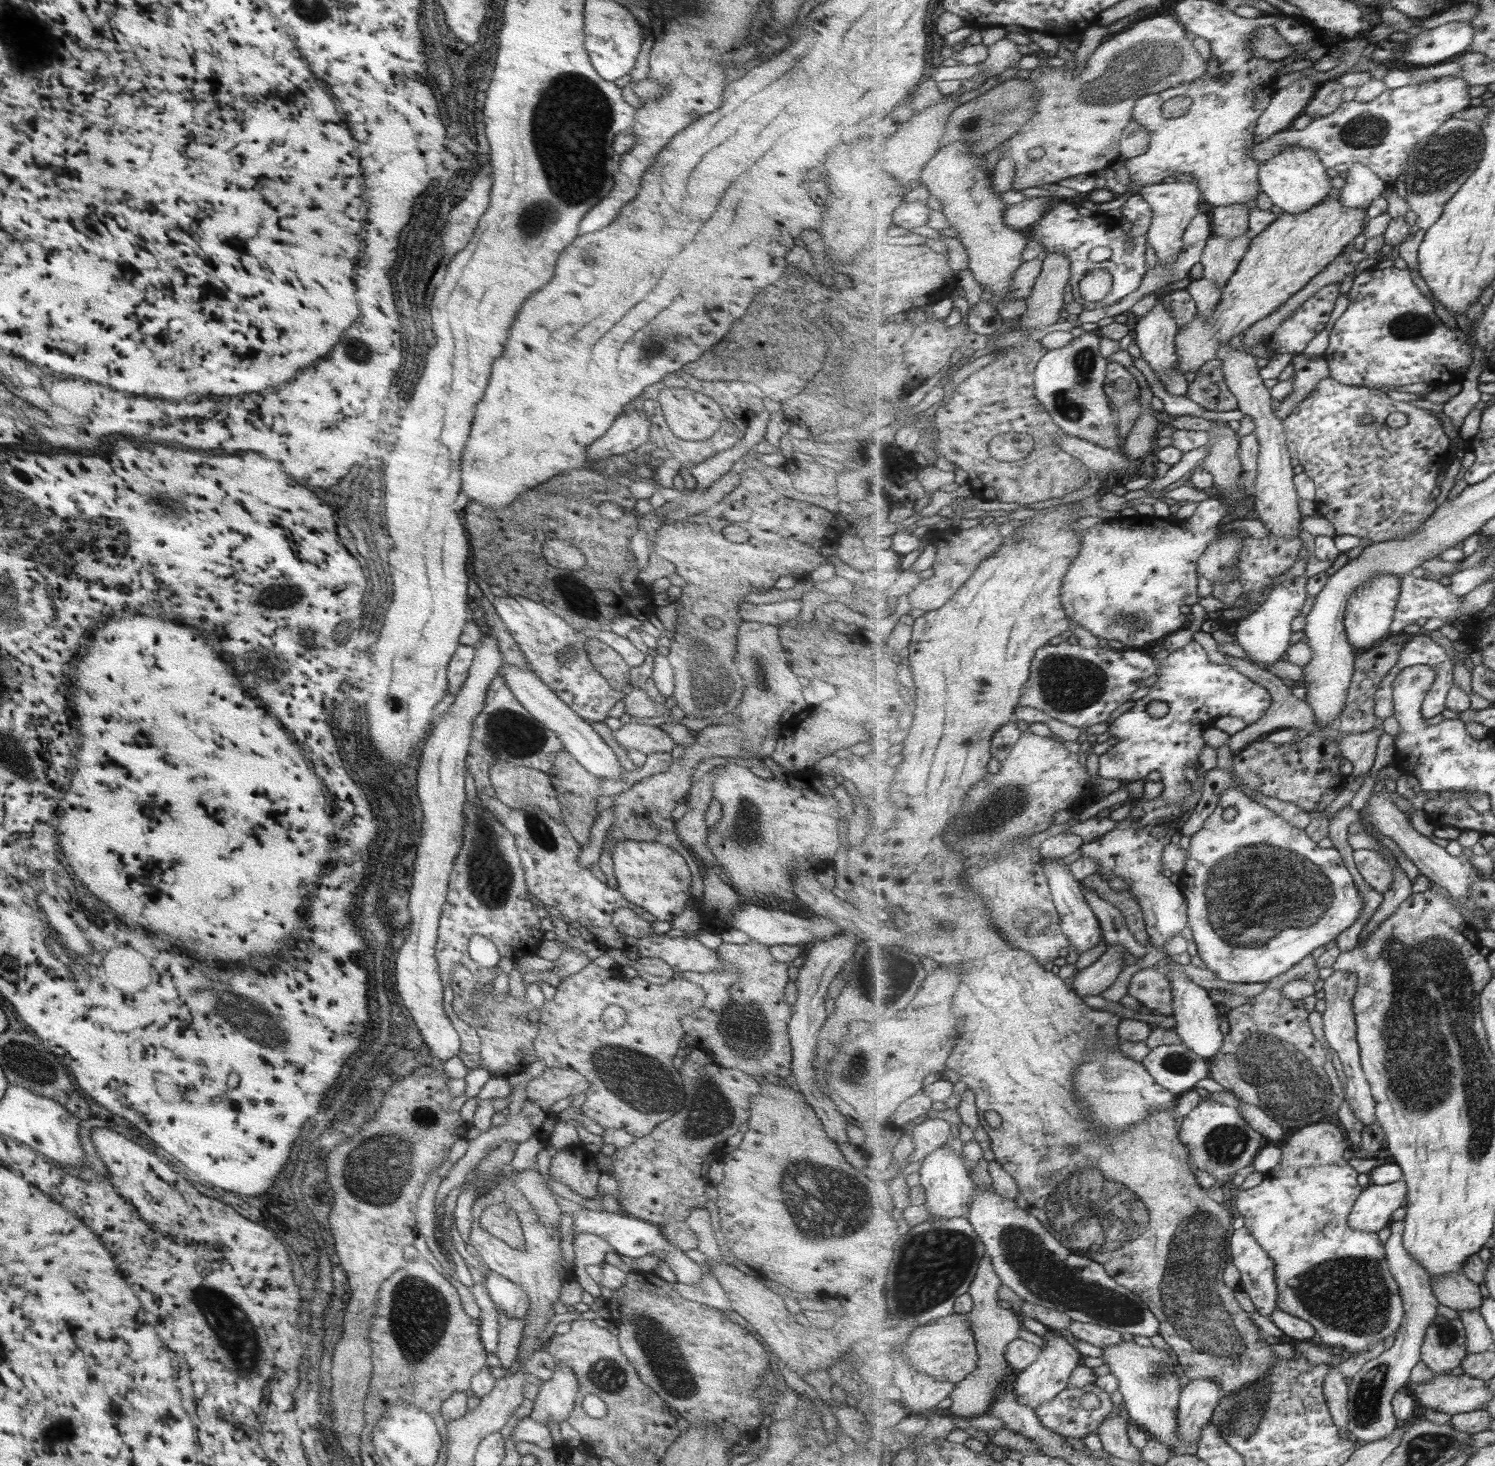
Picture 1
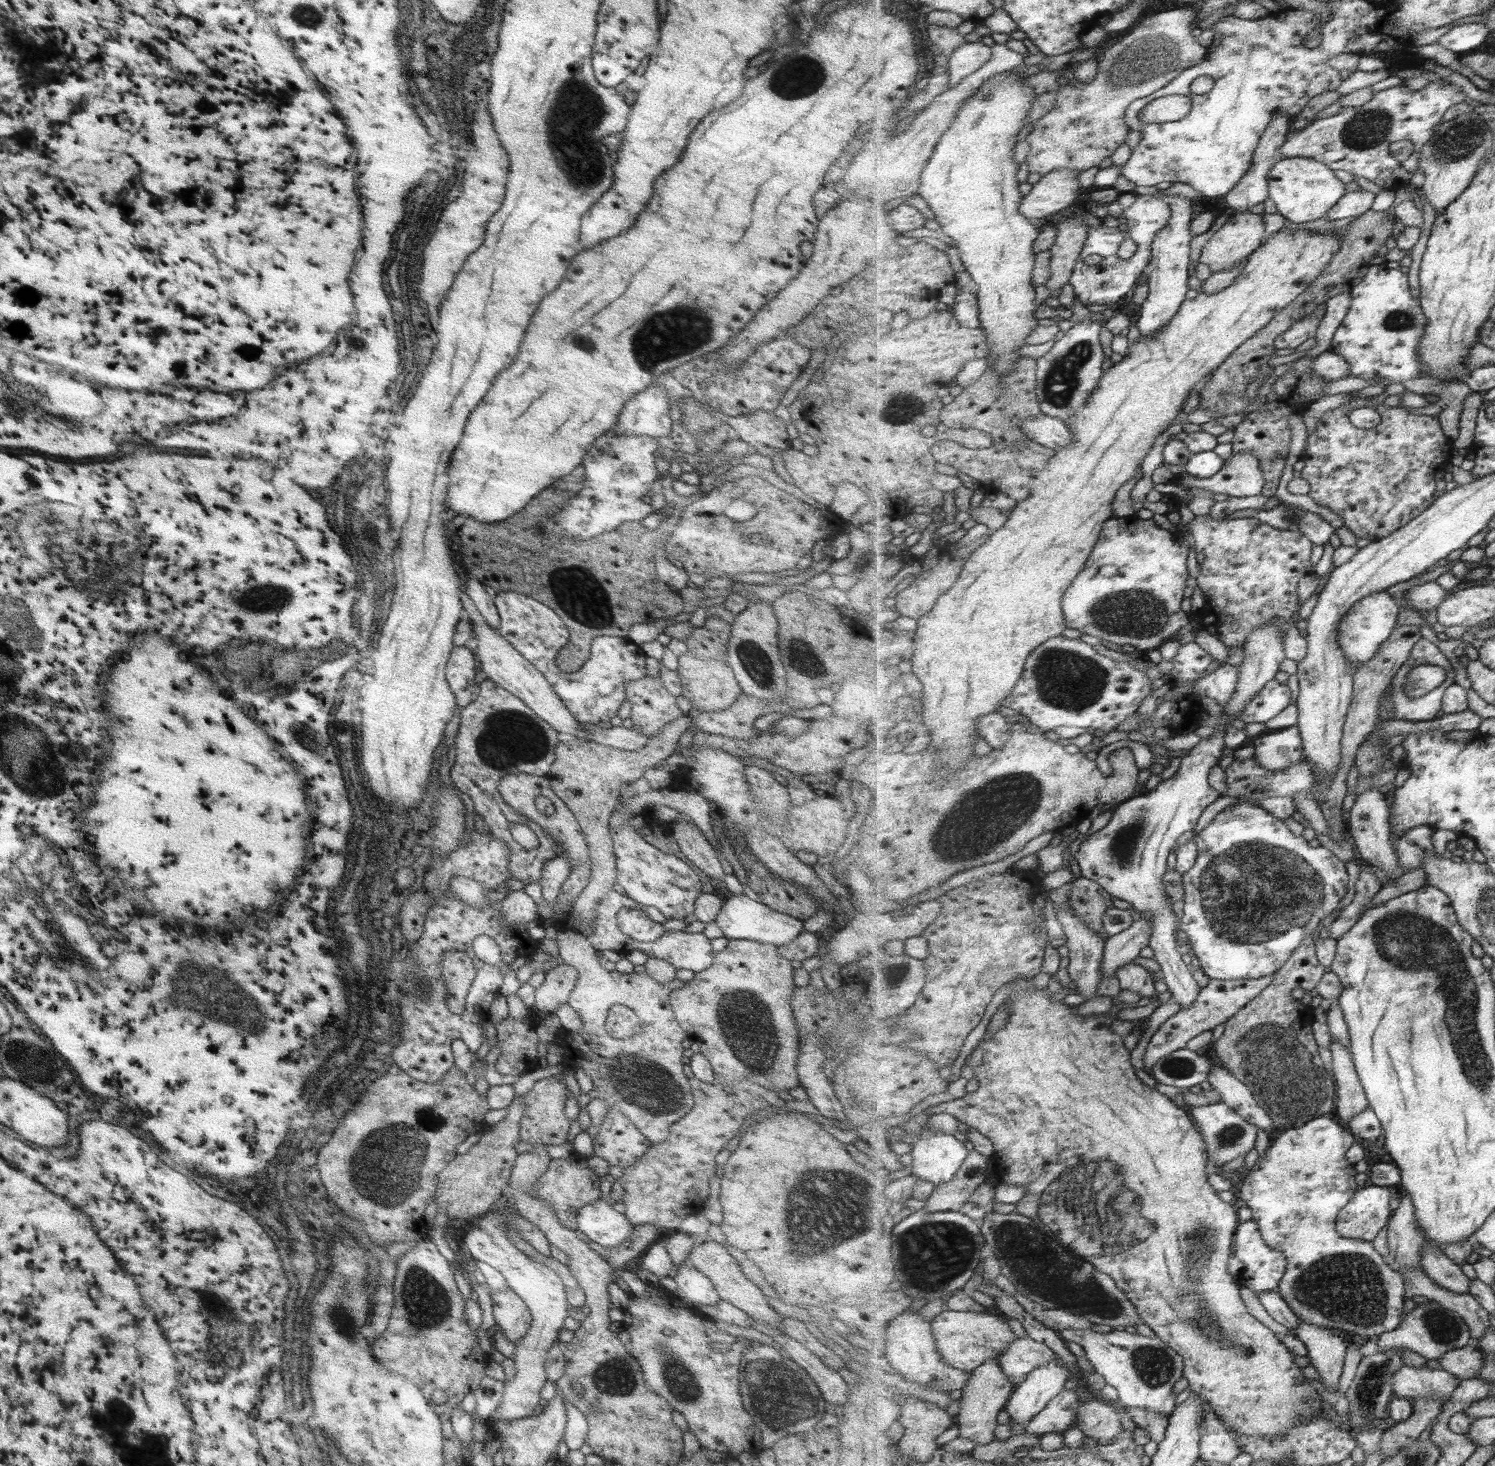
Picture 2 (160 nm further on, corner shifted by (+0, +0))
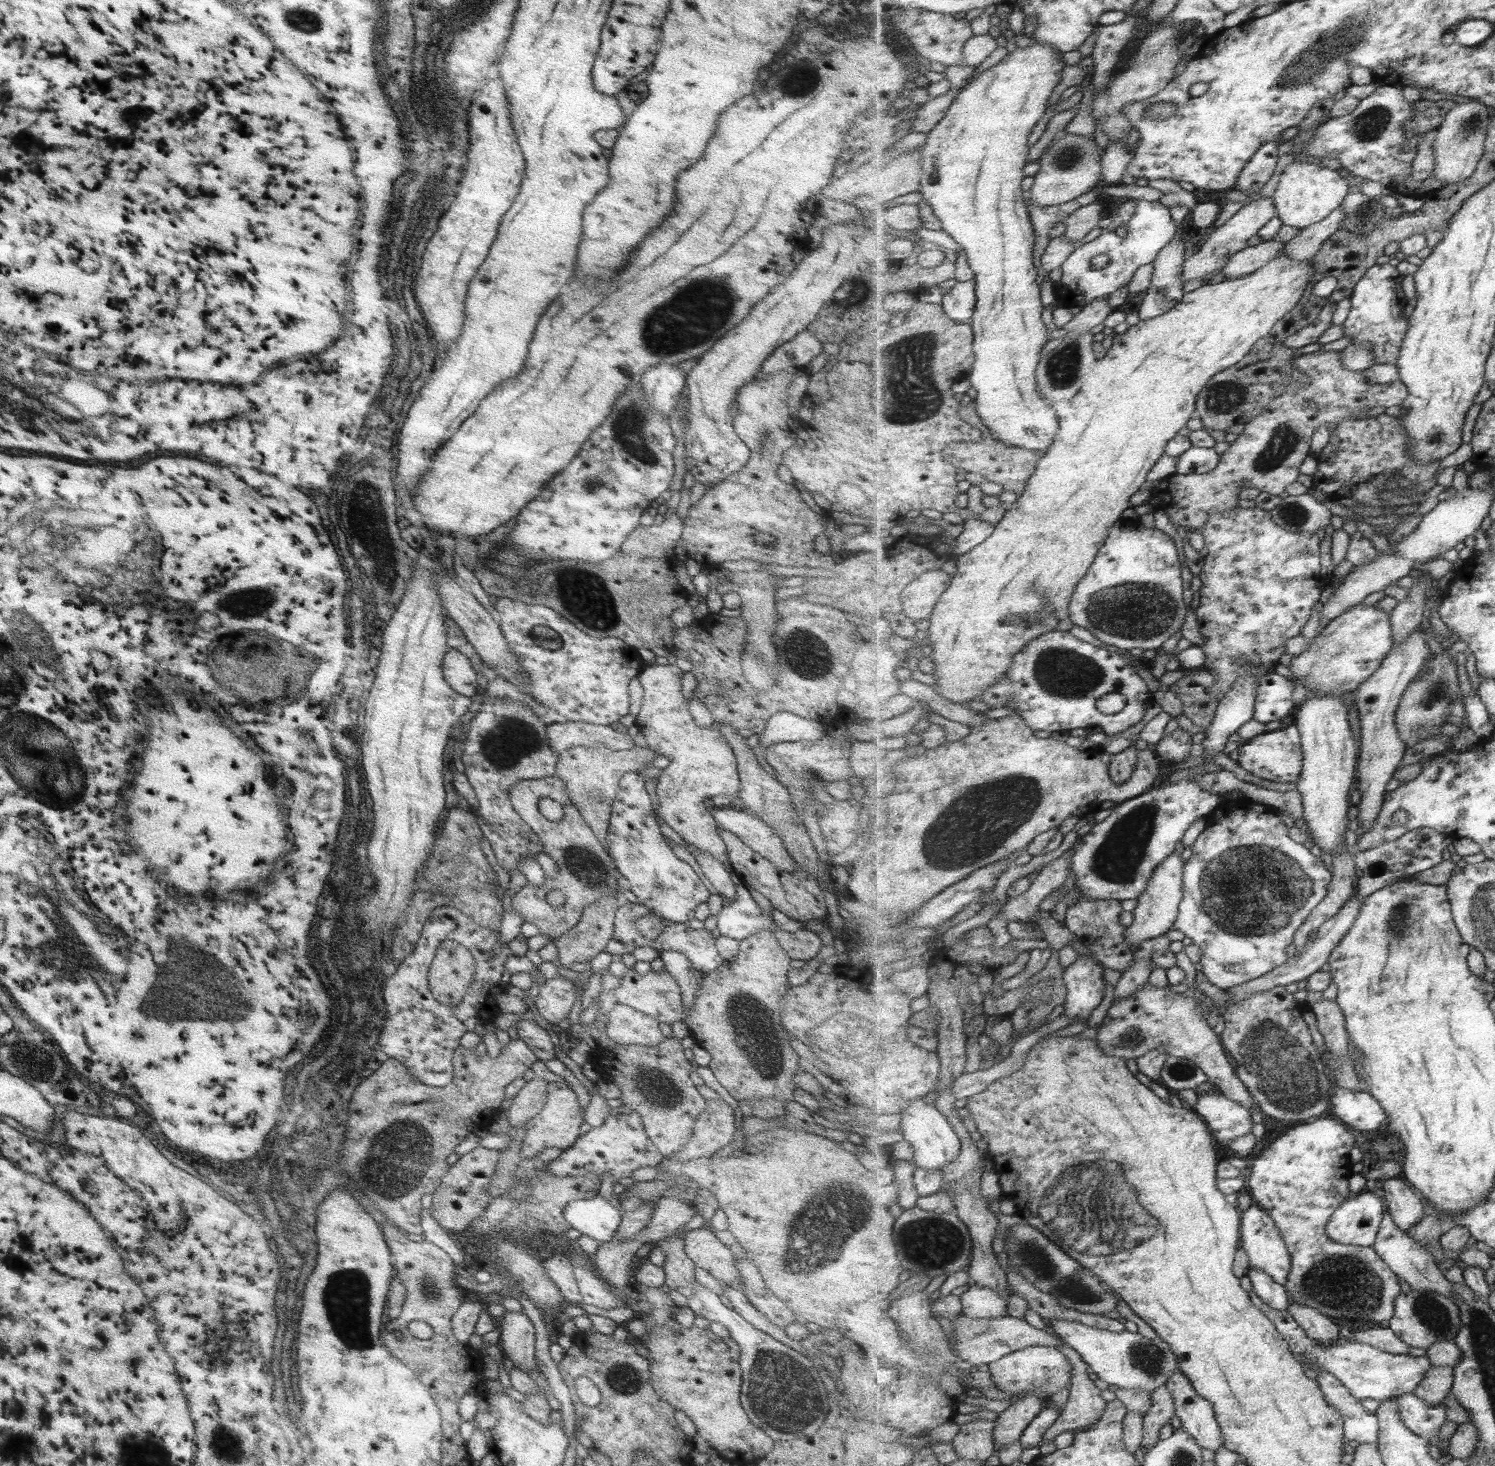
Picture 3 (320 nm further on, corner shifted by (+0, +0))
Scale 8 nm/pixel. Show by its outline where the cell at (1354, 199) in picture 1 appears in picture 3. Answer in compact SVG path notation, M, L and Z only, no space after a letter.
M1341 206L1320 223L1300 229L1296 237L1286 243L1284 250L1293 260L1312 260L1321 250L1323 243L1340 229L1346 214Z

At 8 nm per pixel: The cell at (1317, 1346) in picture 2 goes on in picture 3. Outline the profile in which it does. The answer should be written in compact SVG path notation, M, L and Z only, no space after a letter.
M1293 1301L1288 1310L1308 1335L1324 1345L1332 1345L1339 1338L1339 1325L1331 1317L1317 1308Z

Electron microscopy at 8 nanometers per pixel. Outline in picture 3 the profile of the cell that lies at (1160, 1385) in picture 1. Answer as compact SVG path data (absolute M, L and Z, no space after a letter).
M1051 1319L1049 1321L1054 1332L1061 1339L1064 1339L1067 1345L1072 1346L1081 1354L1082 1359L1090 1366L1091 1372L1097 1374L1101 1380L1108 1384L1117 1385L1127 1390L1149 1391L1151 1393L1153 1390L1162 1387L1167 1382L1167 1379L1179 1369L1179 1360L1176 1352L1173 1352L1171 1345L1159 1336L1151 1339L1146 1338L1143 1334L1126 1330L1111 1332L1111 1330L1093 1328L1088 1324L1074 1320Z

